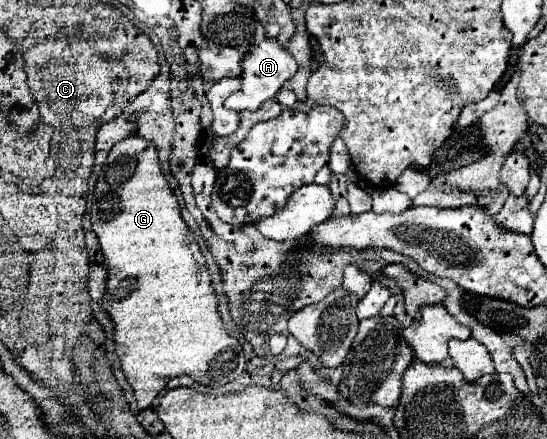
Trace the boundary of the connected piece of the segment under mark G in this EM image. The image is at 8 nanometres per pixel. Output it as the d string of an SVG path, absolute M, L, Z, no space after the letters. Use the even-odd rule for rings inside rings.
M127 137L115 143L95 183L89 213L107 265L107 291L101 305L115 323L115 345L121 369L135 391L139 409L147 409L153 403L165 387L159 385L159 379L163 377L185 373L209 387L237 379L245 371L245 355L239 341L225 331L205 257L195 235L189 233L189 227L181 217L177 197L161 171L159 153L153 143L139 137Z

